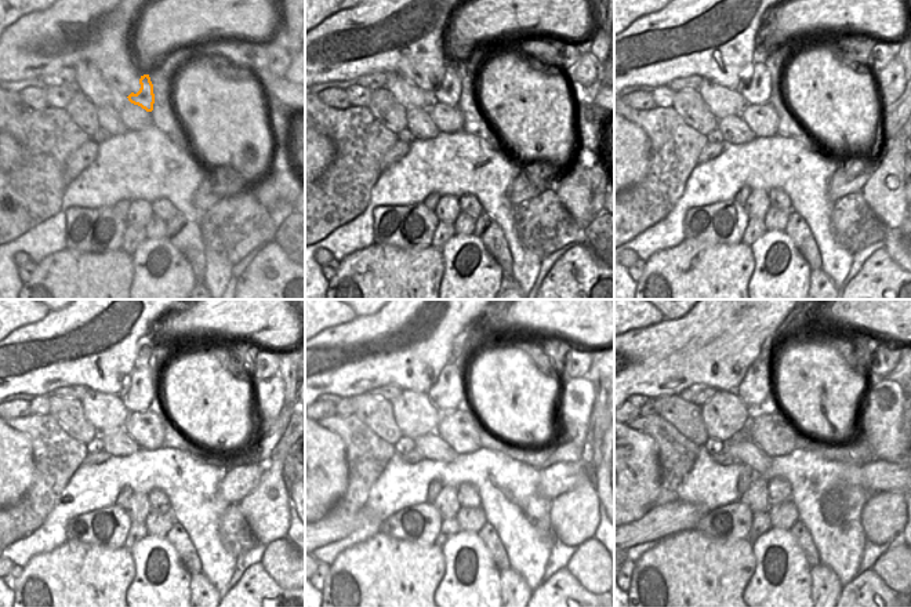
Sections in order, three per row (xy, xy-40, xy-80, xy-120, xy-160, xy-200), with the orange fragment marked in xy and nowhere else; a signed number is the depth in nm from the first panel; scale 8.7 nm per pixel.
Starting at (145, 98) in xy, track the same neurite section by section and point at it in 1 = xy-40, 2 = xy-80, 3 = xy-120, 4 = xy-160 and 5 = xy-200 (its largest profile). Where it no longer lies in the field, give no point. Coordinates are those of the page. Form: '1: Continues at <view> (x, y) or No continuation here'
1: Continues at xy-40 (449, 91)
2: Continues at xy-80 (758, 90)
3: Continues at xy-120 (137, 395)
4: Continues at xy-160 (449, 392)
5: Continues at xy-200 (757, 386).

